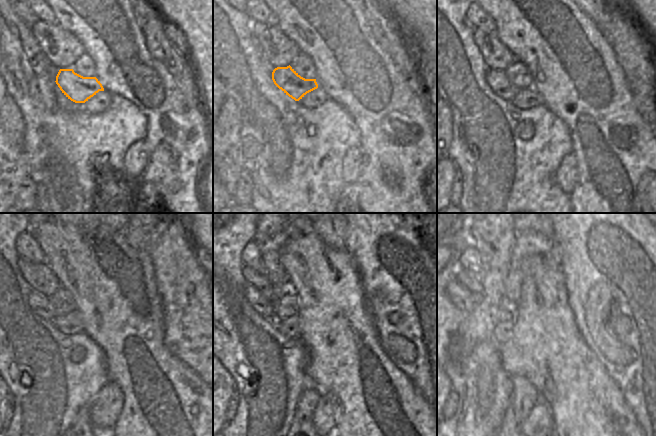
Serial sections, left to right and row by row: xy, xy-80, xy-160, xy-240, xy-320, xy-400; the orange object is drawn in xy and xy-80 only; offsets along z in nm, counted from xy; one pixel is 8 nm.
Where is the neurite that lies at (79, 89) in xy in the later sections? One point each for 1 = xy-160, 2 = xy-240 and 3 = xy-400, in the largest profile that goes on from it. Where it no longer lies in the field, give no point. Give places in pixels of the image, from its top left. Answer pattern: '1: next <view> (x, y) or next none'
1: next xy-160 (497, 81)
2: next xy-240 (40, 304)
3: next xy-400 (457, 294)

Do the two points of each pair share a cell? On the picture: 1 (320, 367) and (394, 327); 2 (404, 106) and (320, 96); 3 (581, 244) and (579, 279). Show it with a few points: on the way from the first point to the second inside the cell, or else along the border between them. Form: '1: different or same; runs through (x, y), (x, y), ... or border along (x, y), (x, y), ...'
1: different; border along (365, 304), (376, 325)
2: different; border along (318, 86), (330, 98)
3: same; runs through (581, 253), (581, 270)

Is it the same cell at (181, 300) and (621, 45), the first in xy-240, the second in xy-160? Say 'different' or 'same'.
same

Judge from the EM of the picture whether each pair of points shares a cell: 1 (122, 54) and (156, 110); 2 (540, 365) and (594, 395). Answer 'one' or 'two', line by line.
1: one
2: one

